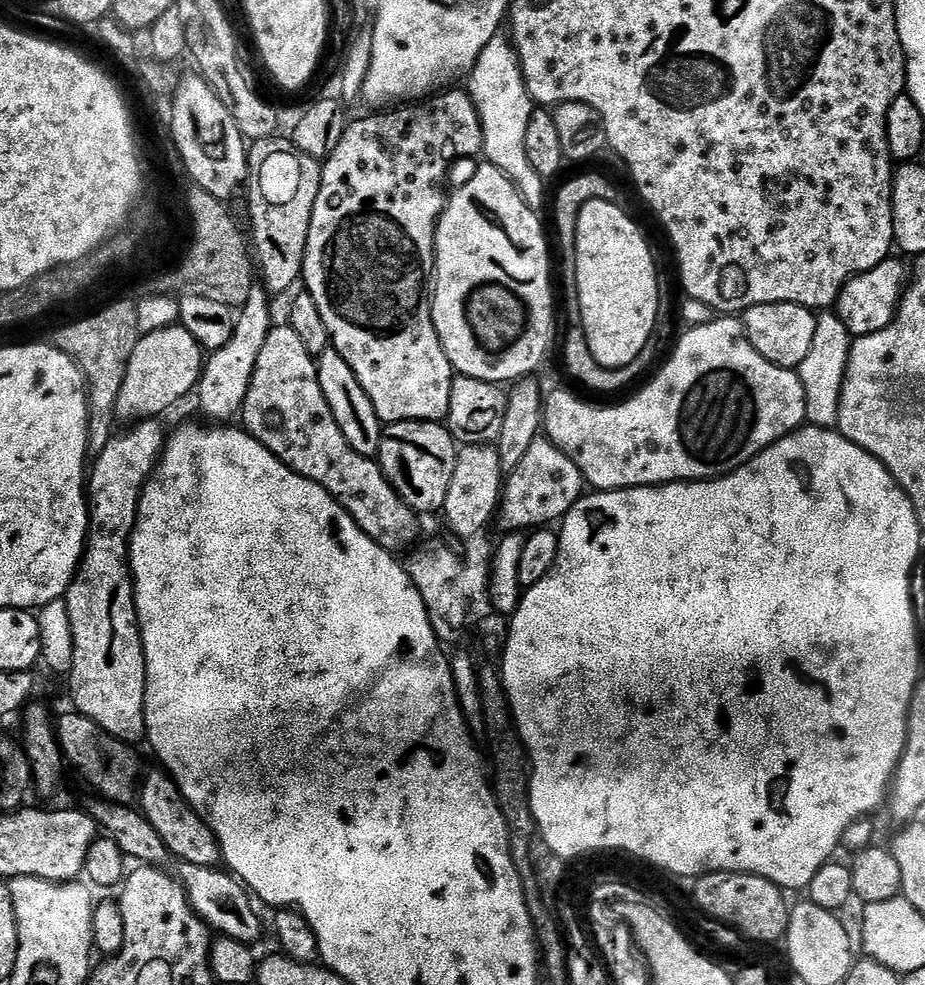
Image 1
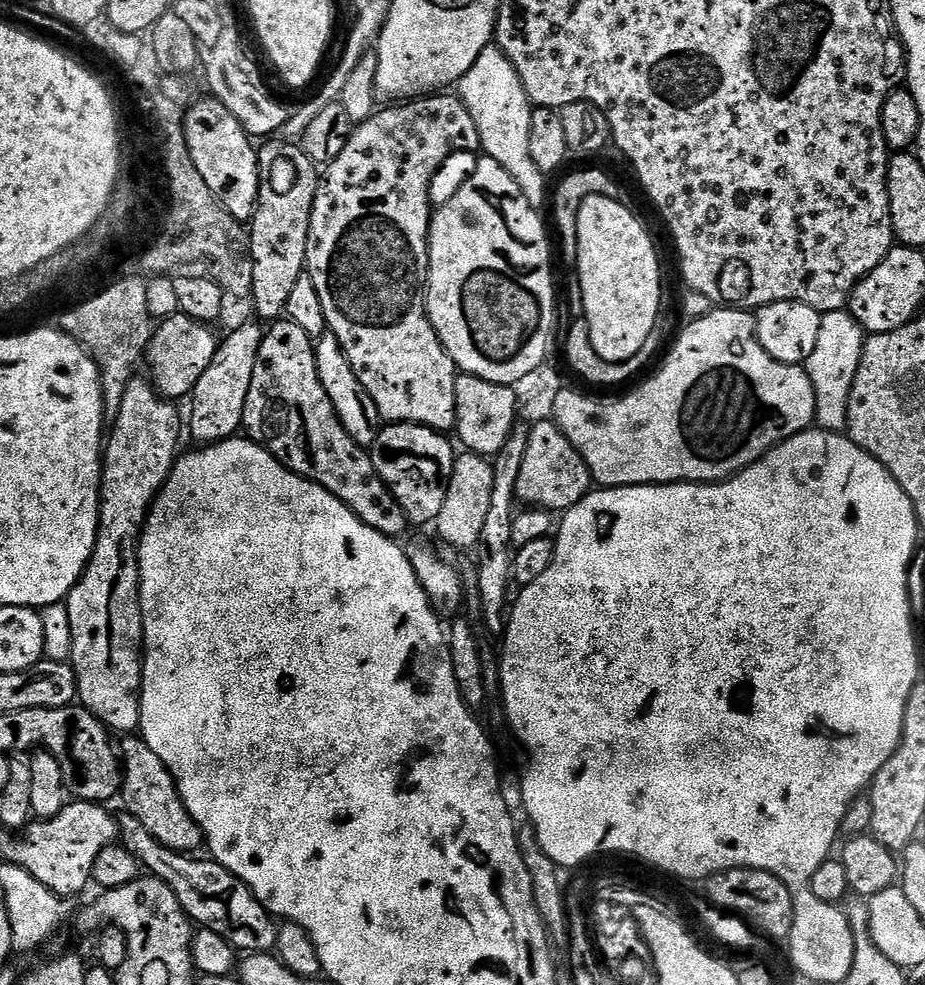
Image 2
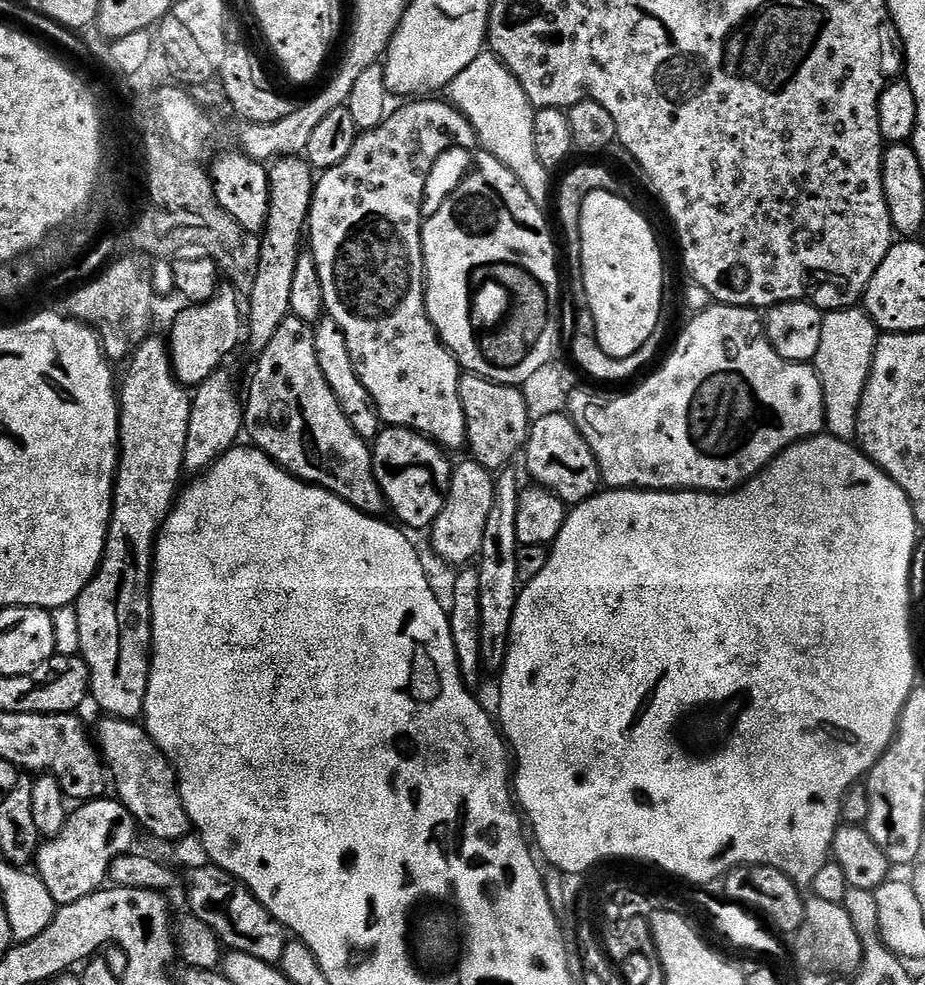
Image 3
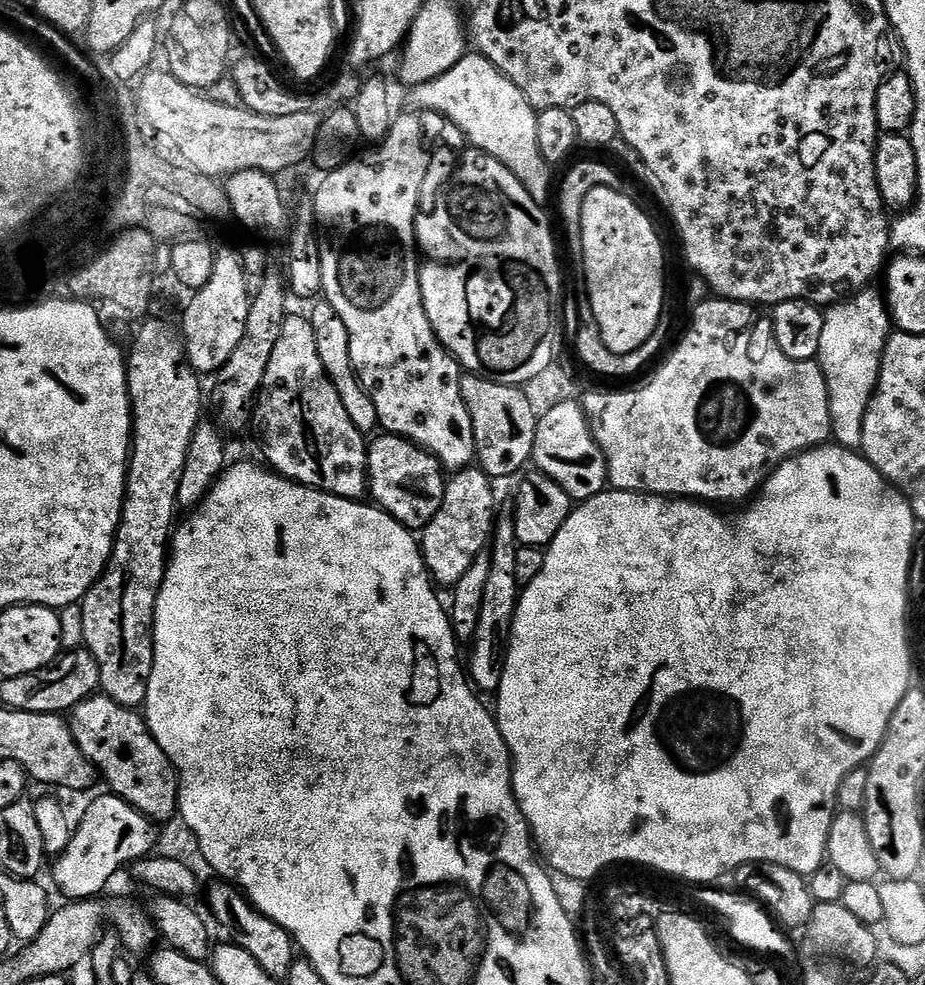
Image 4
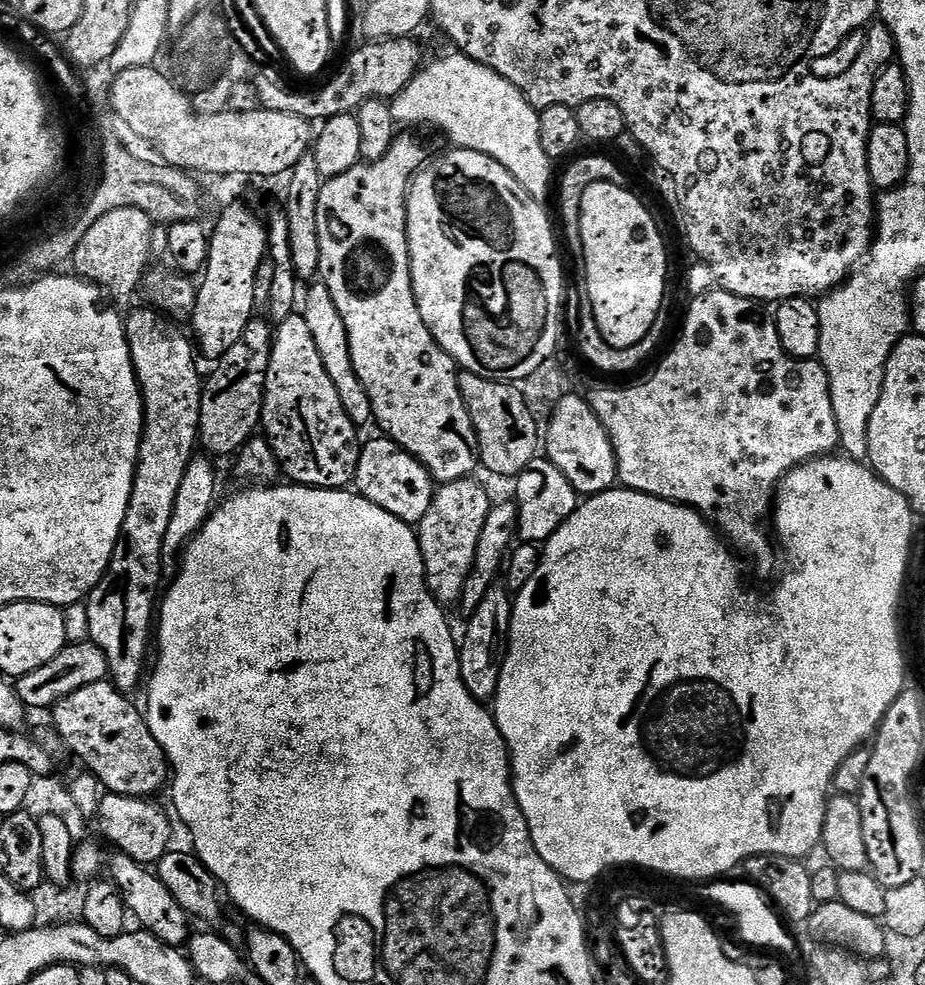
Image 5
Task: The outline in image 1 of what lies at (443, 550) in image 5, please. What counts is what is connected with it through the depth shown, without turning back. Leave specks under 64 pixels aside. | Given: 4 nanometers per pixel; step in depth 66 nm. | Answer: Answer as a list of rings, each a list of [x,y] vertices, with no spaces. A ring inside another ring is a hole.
[[[465,444],[457,451],[454,478],[450,478],[450,490],[442,509],[454,535],[471,538],[489,527],[488,523],[497,515],[505,480],[506,473],[492,444]]]

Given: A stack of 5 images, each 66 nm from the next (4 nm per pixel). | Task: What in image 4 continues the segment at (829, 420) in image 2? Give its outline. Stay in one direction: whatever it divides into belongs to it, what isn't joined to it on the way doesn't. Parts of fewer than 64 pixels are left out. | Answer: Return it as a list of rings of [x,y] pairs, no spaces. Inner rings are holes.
[[[861,290],[849,295],[843,302],[837,302],[824,312],[822,326],[822,342],[818,363],[826,377],[828,401],[832,415],[832,440],[839,447],[853,450],[860,448],[862,442],[862,422],[866,418],[866,410],[870,406],[870,398],[876,392],[876,383],[880,377],[880,359],[889,336],[894,331],[891,316],[885,297],[879,291]]]

